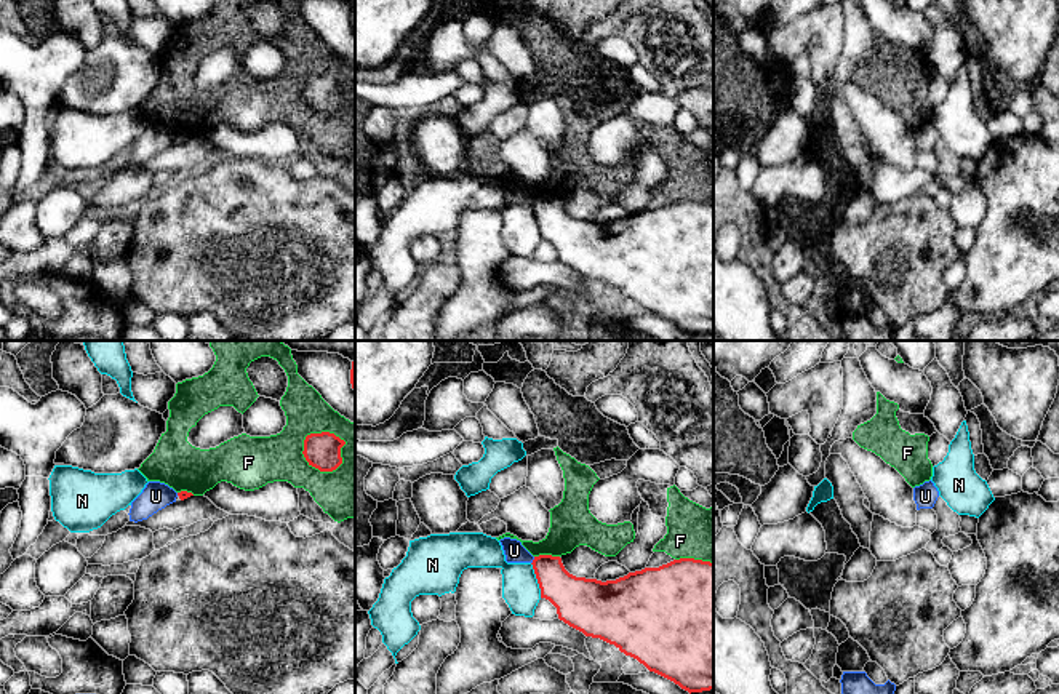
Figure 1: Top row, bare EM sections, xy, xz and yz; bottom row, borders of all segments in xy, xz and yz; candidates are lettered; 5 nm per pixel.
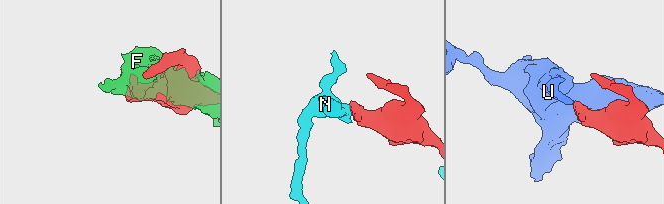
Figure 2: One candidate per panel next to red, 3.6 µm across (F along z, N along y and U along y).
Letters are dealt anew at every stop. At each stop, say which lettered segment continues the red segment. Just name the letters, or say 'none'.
none

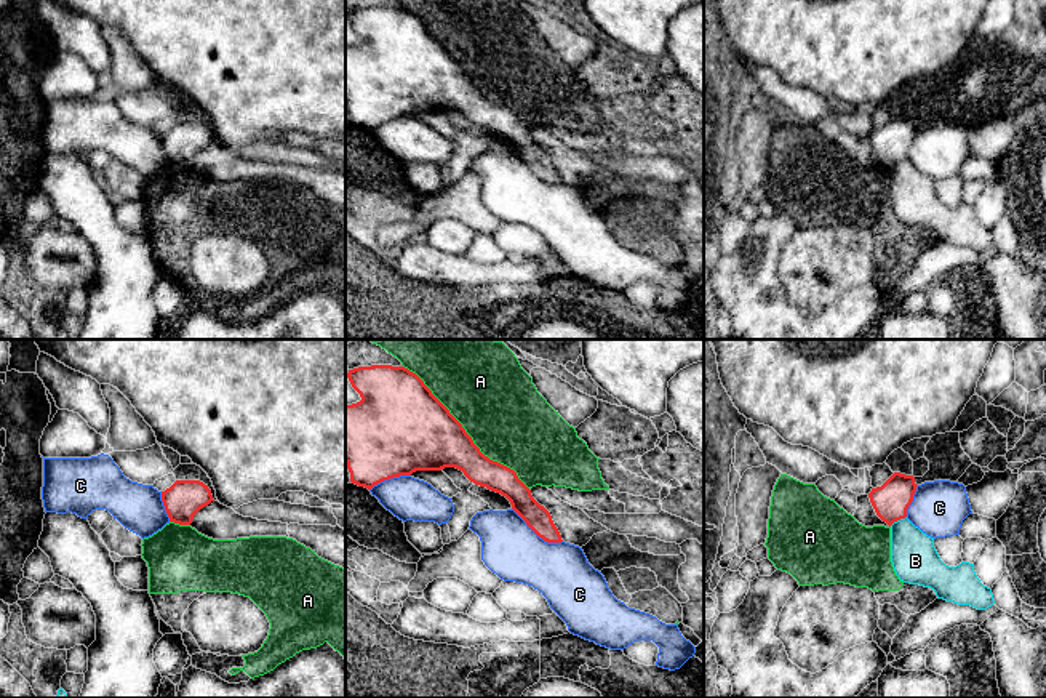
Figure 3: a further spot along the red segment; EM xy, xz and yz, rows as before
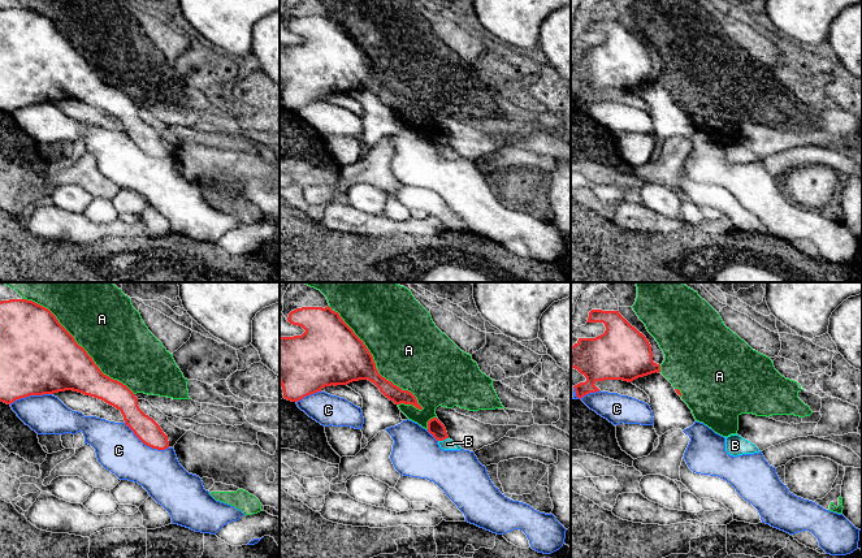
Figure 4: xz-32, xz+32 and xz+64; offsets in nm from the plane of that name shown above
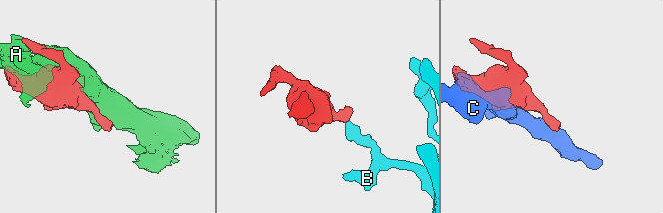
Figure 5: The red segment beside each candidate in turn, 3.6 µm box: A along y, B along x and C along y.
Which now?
none

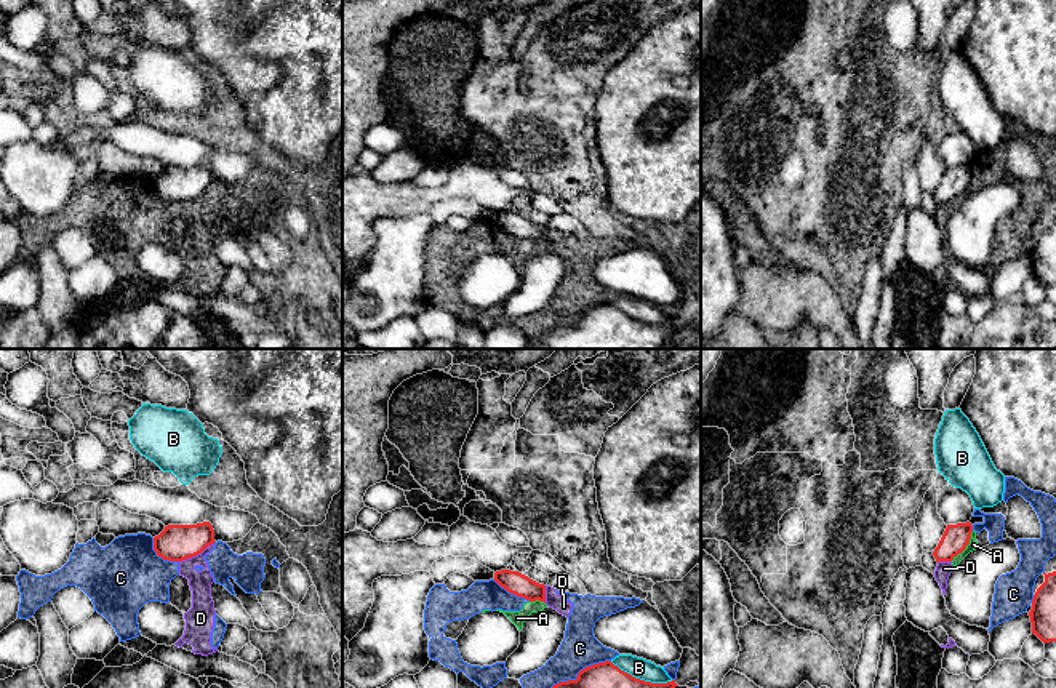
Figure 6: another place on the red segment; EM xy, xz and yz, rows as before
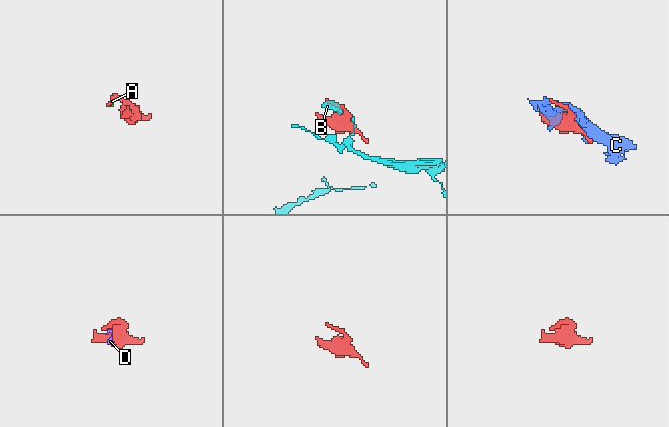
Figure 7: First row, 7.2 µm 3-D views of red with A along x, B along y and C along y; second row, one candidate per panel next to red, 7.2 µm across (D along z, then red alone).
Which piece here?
none

